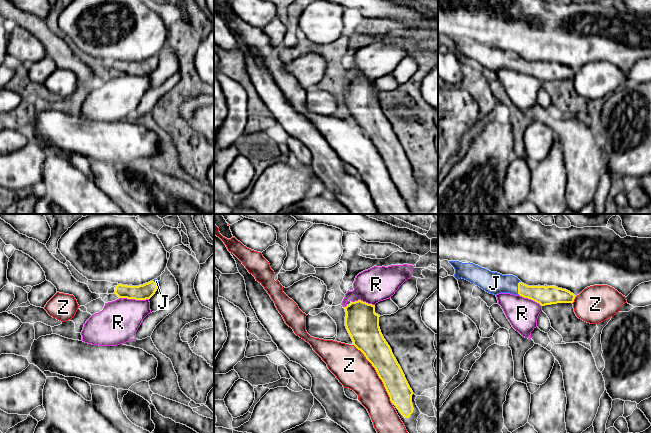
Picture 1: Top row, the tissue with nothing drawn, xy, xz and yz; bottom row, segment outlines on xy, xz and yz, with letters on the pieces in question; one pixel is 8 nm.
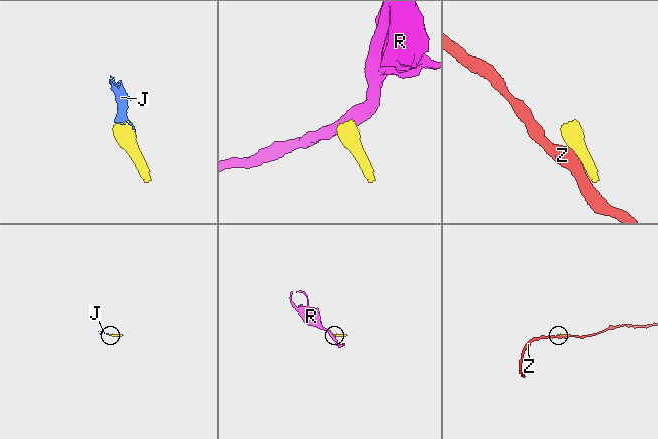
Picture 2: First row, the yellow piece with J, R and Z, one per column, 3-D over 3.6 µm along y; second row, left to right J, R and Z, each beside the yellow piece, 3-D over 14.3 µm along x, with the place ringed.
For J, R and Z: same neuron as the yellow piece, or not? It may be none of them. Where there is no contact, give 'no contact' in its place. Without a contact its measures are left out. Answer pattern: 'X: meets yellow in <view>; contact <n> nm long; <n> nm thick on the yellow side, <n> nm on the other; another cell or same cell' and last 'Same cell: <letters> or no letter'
J: meets yellow in yz; contact 120 nm long; 150 nm thick on the yellow side, 180 nm on the other; same cell
R: meets yellow in xy; contact 240 nm long; 130 nm thick on the yellow side, 320 nm on the other; another cell
Z: meets yellow in xz; contact 550 nm long; 220 nm thick on the yellow side, 280 nm on the other; another cell
Same cell: J

